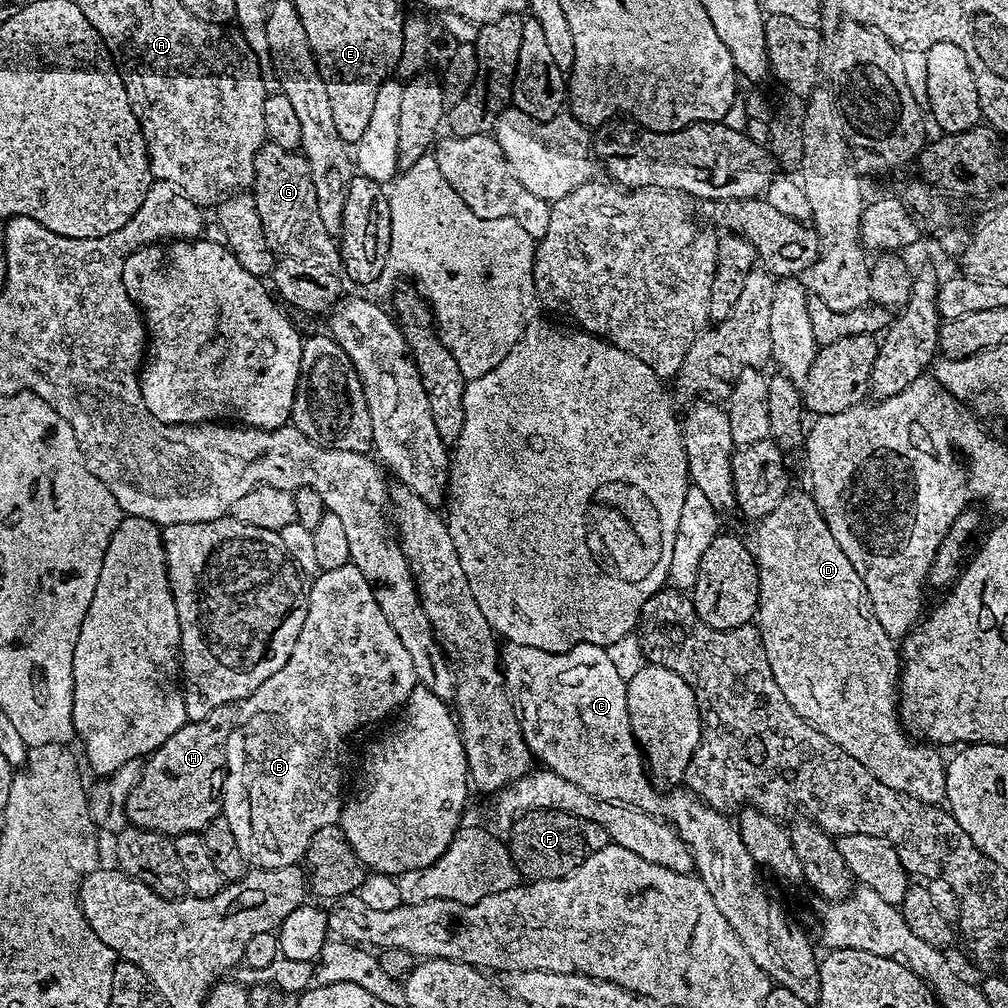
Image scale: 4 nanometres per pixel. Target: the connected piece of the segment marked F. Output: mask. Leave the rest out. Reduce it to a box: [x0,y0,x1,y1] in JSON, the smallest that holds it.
[510,808,589,874]

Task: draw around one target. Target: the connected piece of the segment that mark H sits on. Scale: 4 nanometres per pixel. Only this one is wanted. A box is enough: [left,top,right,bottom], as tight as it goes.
[125,702,234,834]

